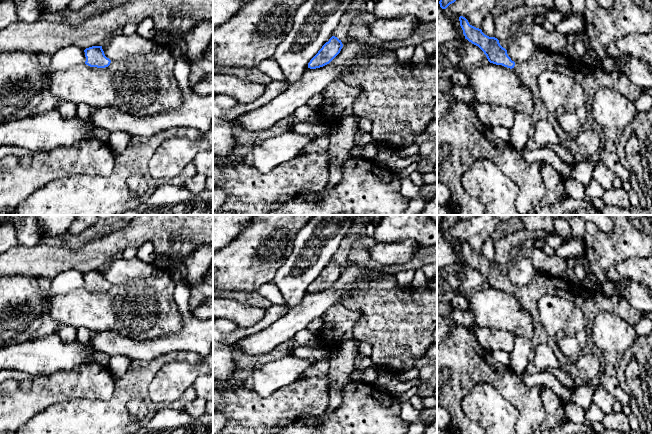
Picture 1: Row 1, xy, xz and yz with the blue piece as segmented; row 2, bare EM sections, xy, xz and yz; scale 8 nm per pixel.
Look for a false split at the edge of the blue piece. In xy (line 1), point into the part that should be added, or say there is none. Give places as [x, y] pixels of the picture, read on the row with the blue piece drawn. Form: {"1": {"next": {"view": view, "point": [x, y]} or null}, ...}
{"1": {"next": null}}

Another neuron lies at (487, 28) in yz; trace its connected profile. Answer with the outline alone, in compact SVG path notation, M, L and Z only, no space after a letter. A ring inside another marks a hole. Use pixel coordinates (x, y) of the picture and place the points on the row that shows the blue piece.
M489 13L485 15L483 21L482 21L482 32L489 36L494 37L494 17Z

